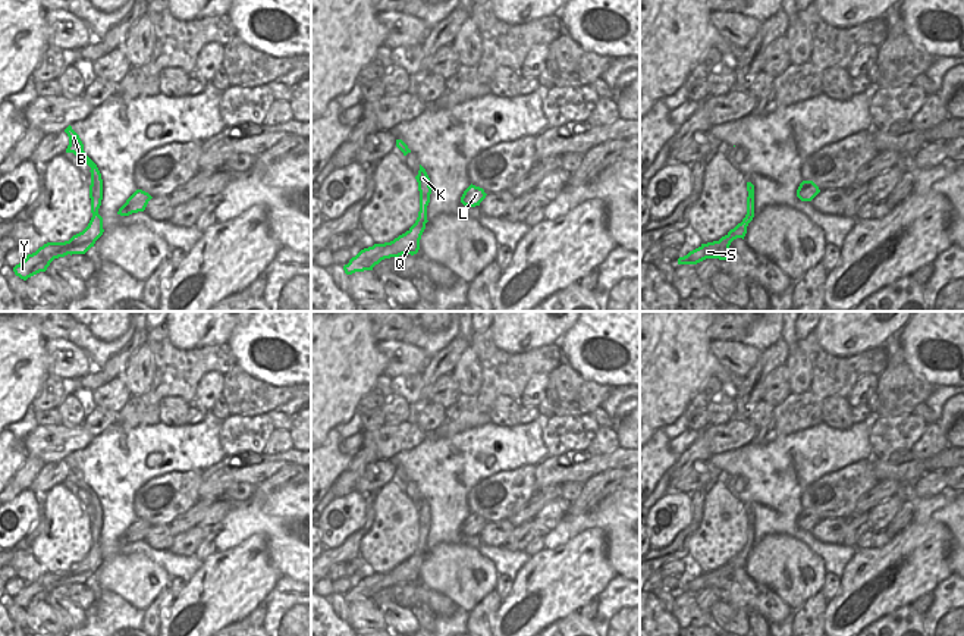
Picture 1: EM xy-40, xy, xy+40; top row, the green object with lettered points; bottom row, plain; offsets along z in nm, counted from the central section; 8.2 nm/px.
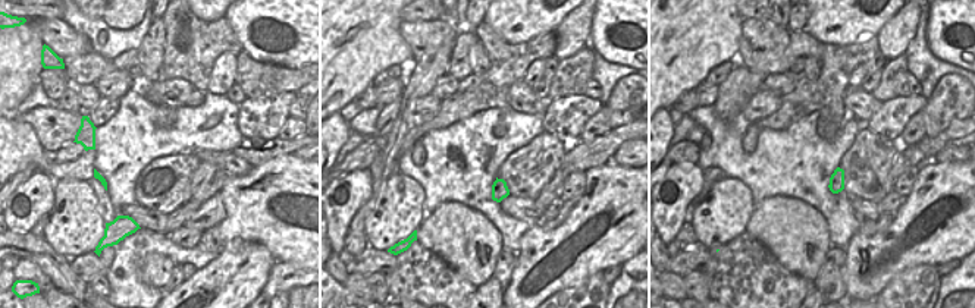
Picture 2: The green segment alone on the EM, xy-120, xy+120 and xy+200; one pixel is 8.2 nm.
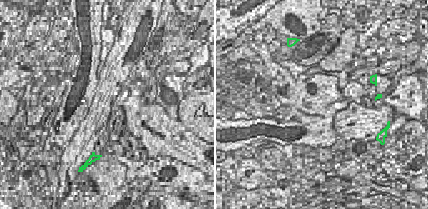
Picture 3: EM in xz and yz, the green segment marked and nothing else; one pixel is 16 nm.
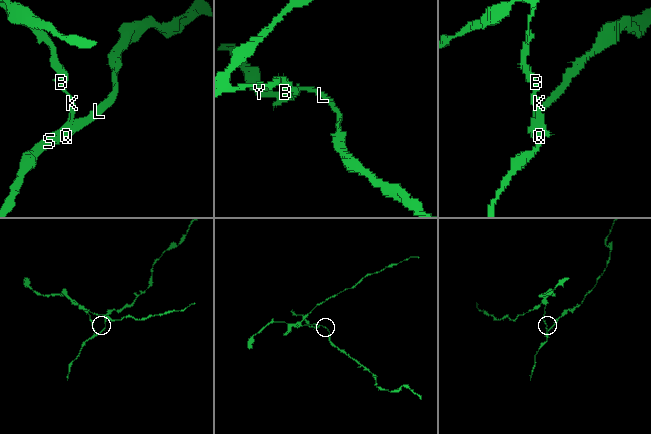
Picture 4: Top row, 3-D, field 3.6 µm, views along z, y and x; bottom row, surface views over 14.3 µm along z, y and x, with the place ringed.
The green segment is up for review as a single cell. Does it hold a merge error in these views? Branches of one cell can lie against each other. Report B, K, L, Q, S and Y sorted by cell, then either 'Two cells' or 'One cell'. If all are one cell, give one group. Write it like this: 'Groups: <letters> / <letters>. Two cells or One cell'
Groups: B K / L Q S Y. Two cells.

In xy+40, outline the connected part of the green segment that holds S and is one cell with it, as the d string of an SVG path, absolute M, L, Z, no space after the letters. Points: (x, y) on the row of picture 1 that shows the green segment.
M731 235L722 236L719 241L701 244L698 248L690 251L687 256L678 259L678 264L697 264L706 259L729 259L729 245L737 239Z

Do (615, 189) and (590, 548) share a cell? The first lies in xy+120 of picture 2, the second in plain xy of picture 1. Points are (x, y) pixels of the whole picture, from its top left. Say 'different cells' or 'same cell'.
same cell

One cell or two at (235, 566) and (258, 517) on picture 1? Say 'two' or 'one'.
two

